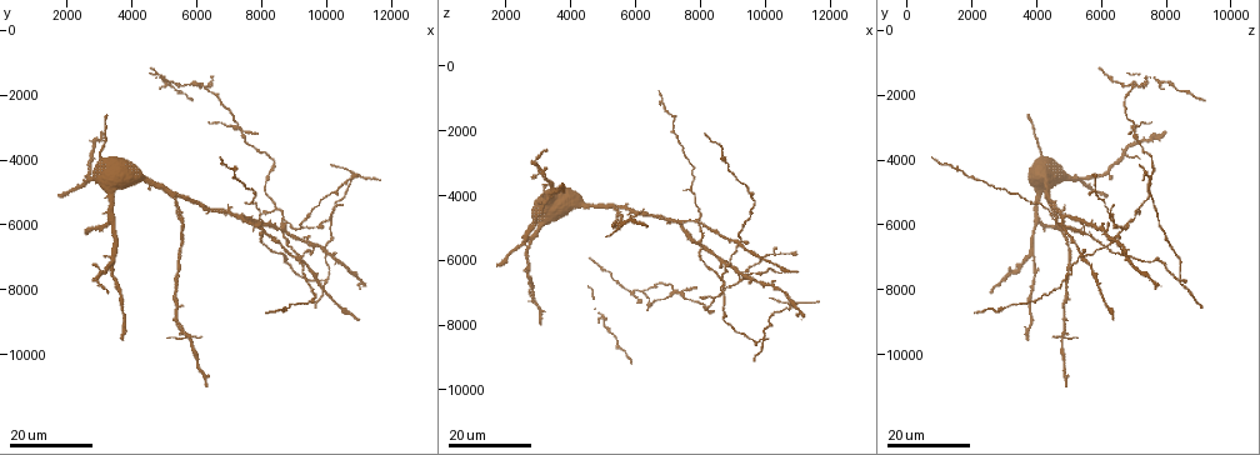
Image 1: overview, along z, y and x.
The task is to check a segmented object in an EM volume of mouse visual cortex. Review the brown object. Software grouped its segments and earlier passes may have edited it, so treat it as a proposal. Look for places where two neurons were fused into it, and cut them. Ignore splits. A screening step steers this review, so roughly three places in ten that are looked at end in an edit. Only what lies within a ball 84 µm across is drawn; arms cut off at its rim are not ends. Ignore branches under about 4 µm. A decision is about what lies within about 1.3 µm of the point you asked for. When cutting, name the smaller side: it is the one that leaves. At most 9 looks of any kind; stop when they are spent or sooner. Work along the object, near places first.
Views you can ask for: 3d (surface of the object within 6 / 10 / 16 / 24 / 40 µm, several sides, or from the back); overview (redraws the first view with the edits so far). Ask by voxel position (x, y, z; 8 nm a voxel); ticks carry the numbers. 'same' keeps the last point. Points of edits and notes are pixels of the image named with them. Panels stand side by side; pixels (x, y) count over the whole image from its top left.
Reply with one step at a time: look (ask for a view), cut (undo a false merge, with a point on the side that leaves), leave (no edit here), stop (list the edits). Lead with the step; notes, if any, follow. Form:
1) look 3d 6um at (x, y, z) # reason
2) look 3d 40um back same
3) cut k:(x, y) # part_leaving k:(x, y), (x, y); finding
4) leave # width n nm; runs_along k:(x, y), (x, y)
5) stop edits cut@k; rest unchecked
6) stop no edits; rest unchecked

look 3d 24um at (9300, 7000, 5400) # four or more arms meet

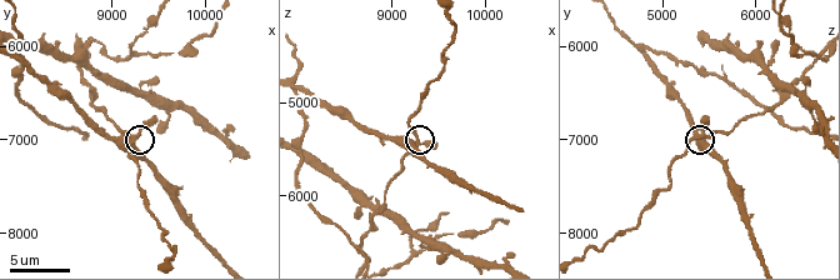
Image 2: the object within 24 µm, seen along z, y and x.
look 3d 6um at (9200, 7000, 5450)

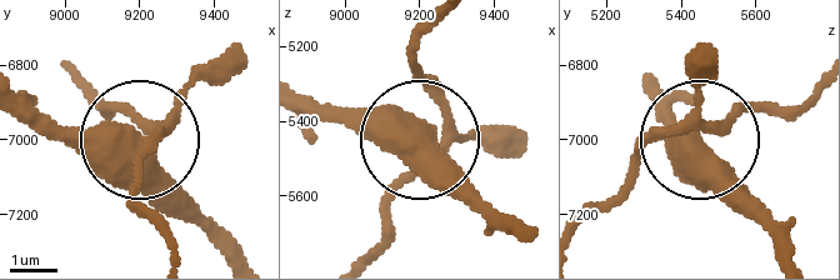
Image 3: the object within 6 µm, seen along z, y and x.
leave # width 420 nm; runs_along 3:(655, 94), (786, 234); all the same neuron

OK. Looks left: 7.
look 3d 10um at (9850, 5950, 6400) # thick turns thin

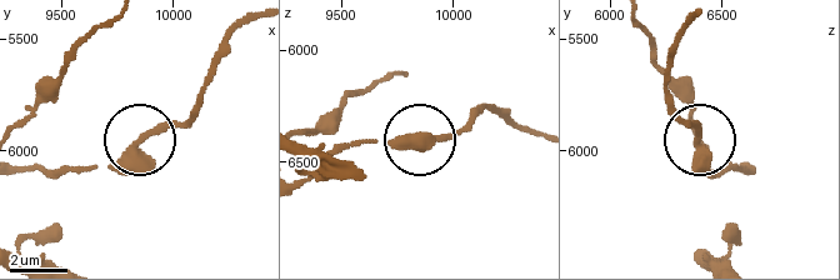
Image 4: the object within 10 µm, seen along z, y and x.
cut 4:(173, 124) # part_leaving 4:(140, 144), (195, 111), (215, 54), (253, 20); two neurons meet here

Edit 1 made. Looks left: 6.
look 3d 24um at (7300, 2900, 7000) # two arms at a narrow angle

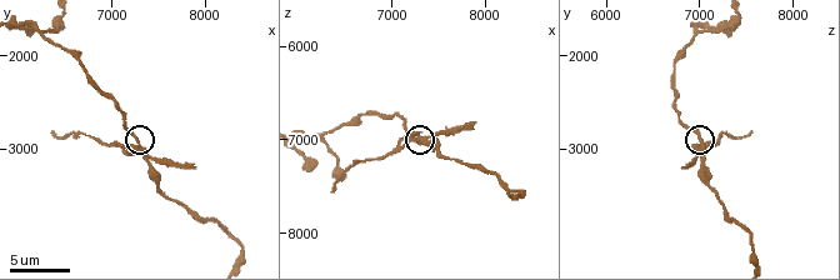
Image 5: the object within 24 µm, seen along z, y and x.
look 3d 6um at (7250, 2950, 6950)

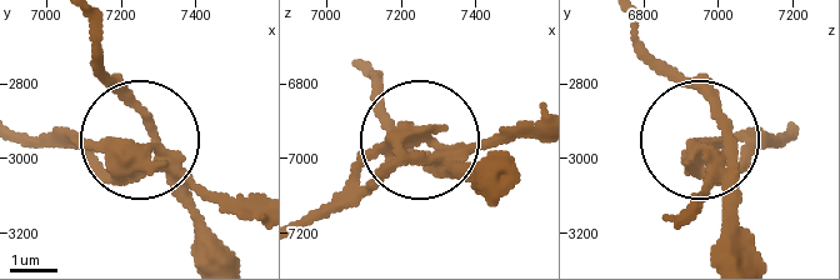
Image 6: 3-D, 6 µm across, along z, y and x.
cut 6:(221, 205) # part_leaving 6:(440, 160), (396, 164), (300, 216); two neurons meet here

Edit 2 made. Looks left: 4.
look overview

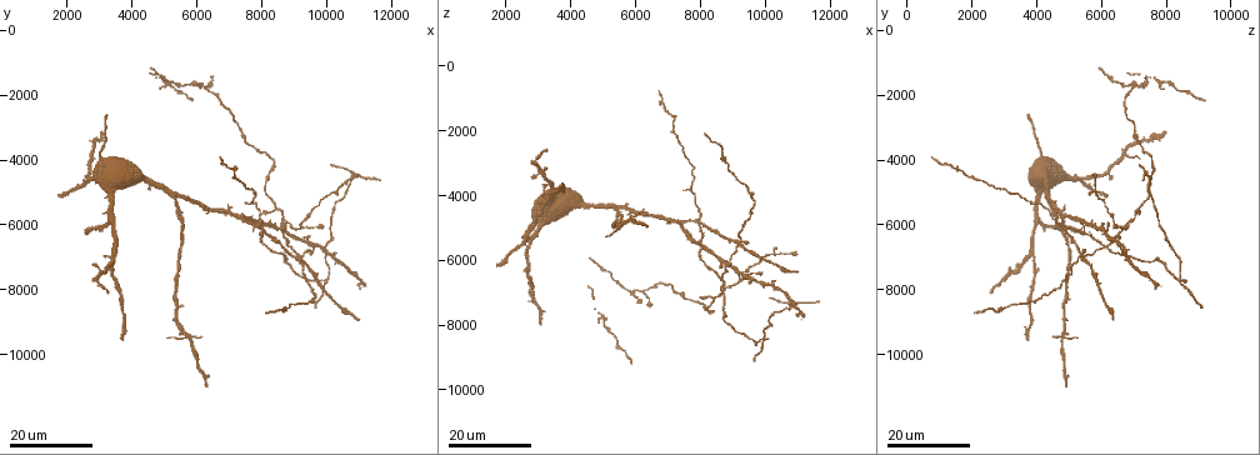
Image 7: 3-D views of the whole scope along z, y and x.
look 3d 16um at (7400, 5700, 4900)

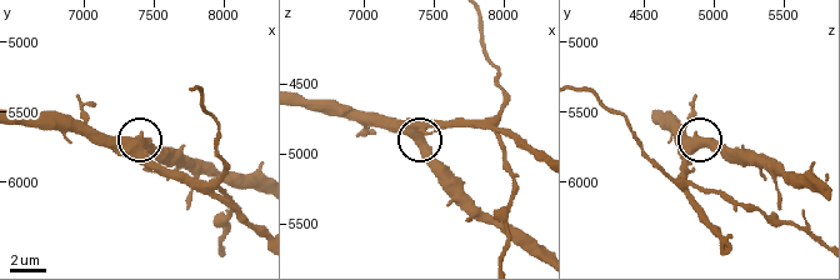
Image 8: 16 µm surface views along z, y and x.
look 3d 6um at (7420, 5720, 4900)

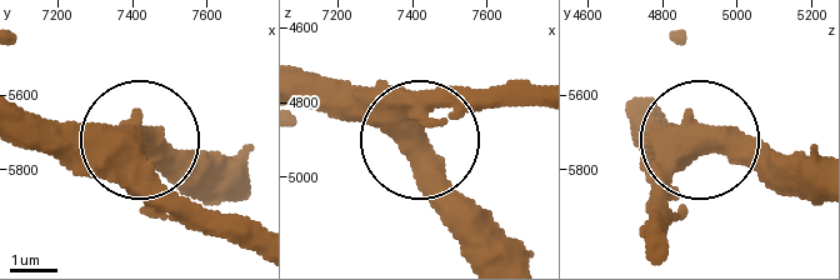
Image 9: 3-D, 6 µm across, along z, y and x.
leave # side_arm 47 um; continuous, no second neuron

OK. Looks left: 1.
look 3d 10um at (6200, 1750, 7000) # three-way junction

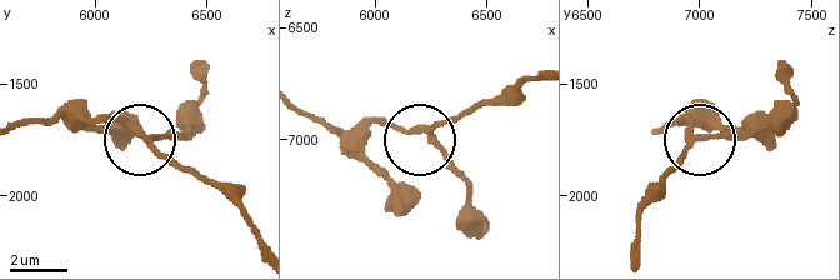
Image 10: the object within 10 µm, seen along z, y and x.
leave # runs_along 10:(636, 249), (639, 213), (689, 141), (701, 134), (749, 134); all the same neuron

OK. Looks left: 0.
stop edits cut@4, cut@6; rest unchecked

